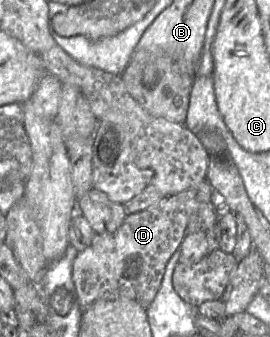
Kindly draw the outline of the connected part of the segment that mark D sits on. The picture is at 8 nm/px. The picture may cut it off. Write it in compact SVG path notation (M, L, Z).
M207 179L184 191L165 196L157 204L135 213L127 214L120 228L112 234L97 234L91 244L78 252L72 266L75 300L83 311L99 299L128 298L147 309L155 298L163 278L166 264L185 237L189 217L201 205L219 201Z

